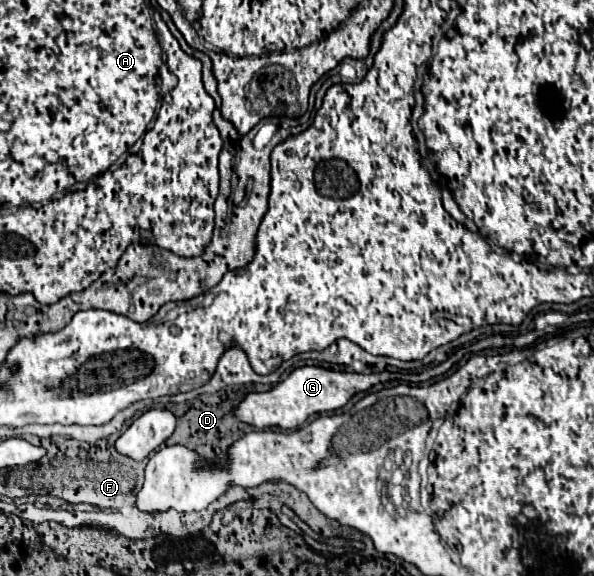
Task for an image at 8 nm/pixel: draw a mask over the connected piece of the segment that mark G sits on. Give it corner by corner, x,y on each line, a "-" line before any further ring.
301,366
295,368
285,380
275,384
267,392
249,392
245,398
233,408
233,416
239,422
251,424
259,430
279,428
279,430
295,430
299,428
311,414
321,414
329,410
343,408
353,394
365,392
375,384
385,382
385,372
359,374
345,370
331,370
325,366

